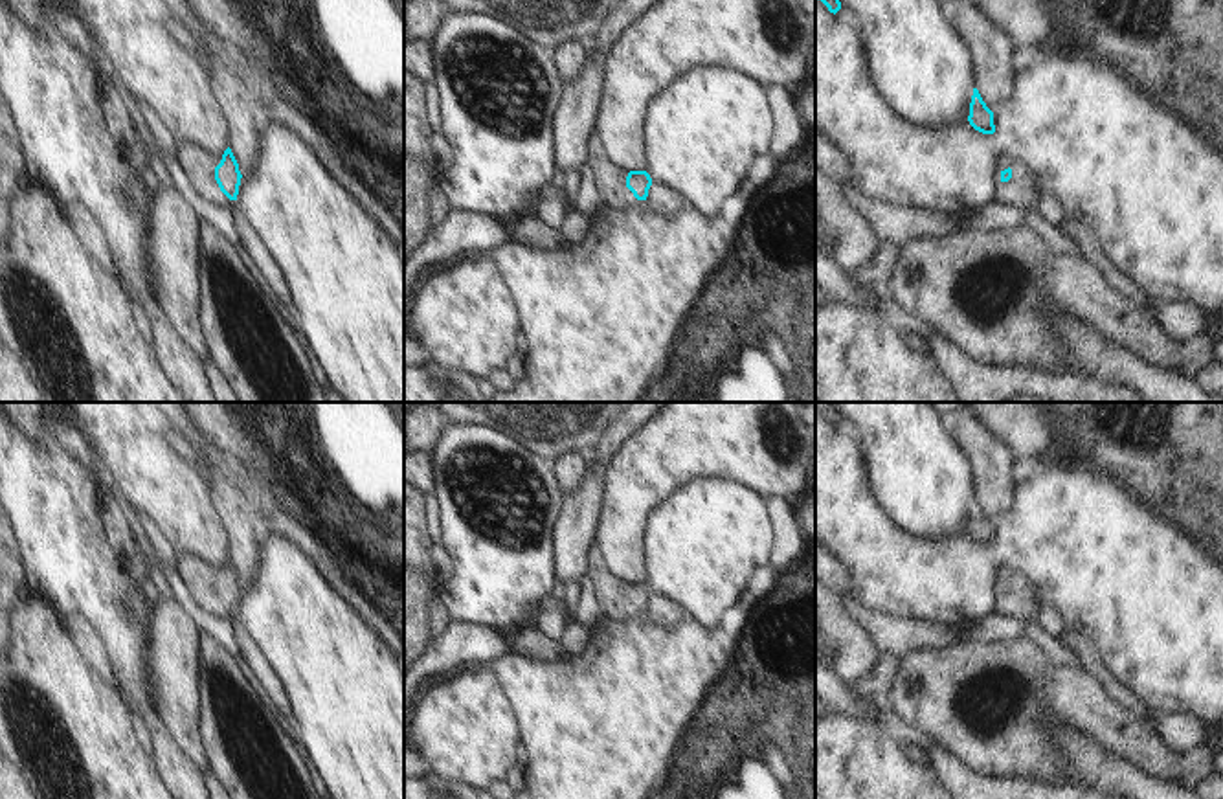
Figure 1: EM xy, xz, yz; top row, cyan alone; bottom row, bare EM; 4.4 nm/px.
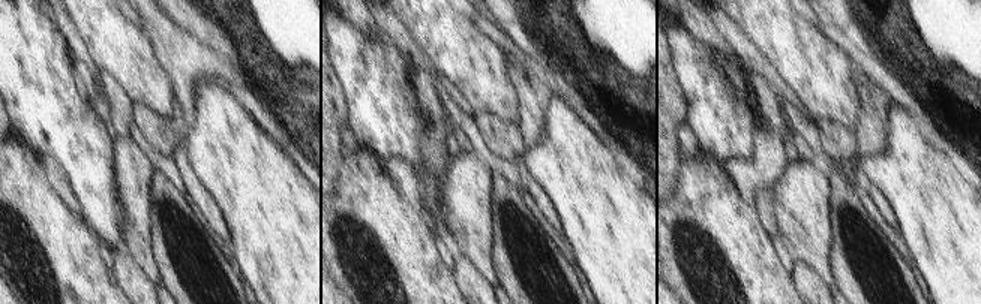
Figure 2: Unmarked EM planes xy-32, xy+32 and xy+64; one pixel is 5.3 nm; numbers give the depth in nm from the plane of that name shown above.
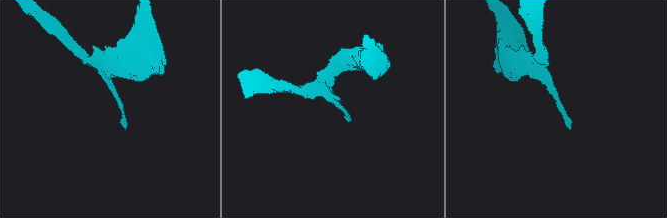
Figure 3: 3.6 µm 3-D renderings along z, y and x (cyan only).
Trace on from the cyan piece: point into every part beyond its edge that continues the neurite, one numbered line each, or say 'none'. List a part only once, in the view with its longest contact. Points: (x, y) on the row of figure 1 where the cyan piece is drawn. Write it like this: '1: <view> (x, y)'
1: xy (199, 166)

